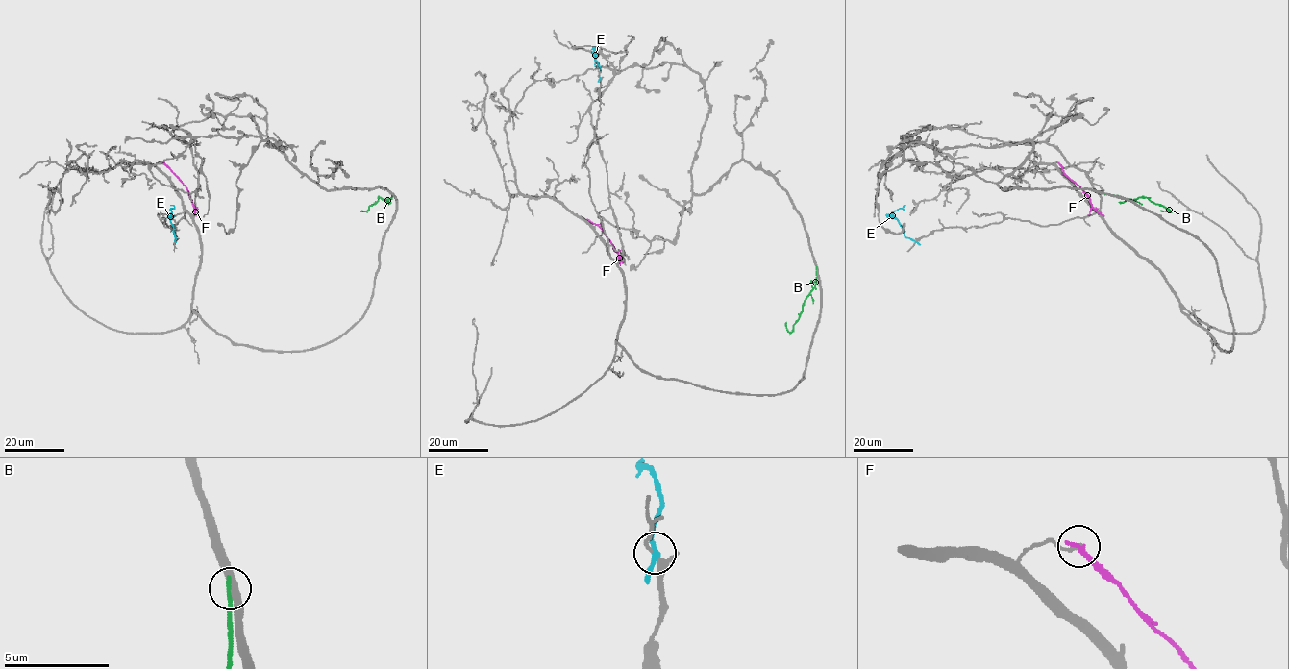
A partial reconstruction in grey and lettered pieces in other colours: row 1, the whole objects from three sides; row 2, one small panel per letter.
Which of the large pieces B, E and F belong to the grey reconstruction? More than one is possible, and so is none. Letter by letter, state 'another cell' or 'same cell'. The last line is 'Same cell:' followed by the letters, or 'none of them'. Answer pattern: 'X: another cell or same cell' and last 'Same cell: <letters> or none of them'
B: another cell
E: another cell
F: another cell
Same cell: none of them

